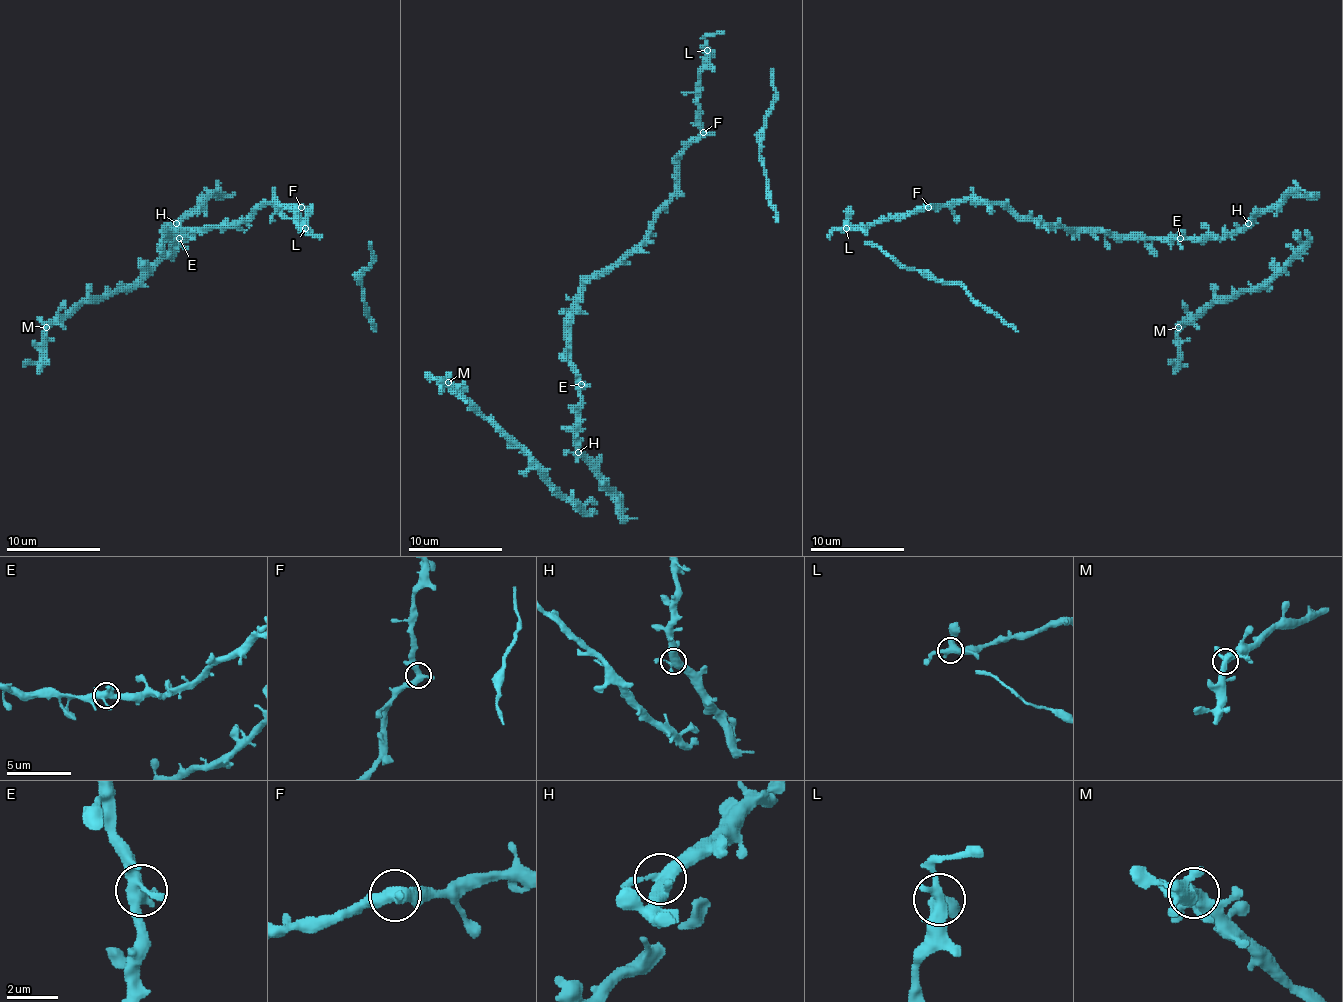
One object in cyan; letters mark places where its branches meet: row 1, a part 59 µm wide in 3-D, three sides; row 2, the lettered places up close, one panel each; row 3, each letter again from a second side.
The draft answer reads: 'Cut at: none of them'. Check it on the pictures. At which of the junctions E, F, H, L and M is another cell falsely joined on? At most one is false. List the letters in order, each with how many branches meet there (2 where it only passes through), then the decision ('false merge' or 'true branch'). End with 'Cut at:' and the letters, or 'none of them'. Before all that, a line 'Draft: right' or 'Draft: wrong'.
Draft: right
E: 3 | true branch
F: 3 | true branch
H: 3 | true branch
L: 3 | true branch
M: 3 | true branch
Cut at: none of them

